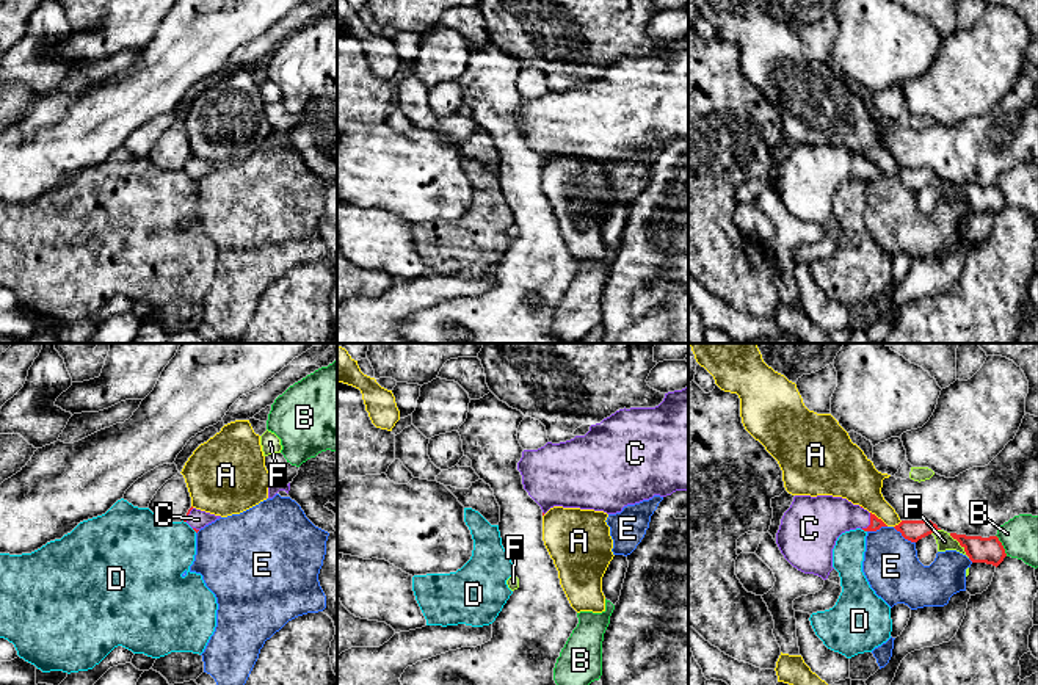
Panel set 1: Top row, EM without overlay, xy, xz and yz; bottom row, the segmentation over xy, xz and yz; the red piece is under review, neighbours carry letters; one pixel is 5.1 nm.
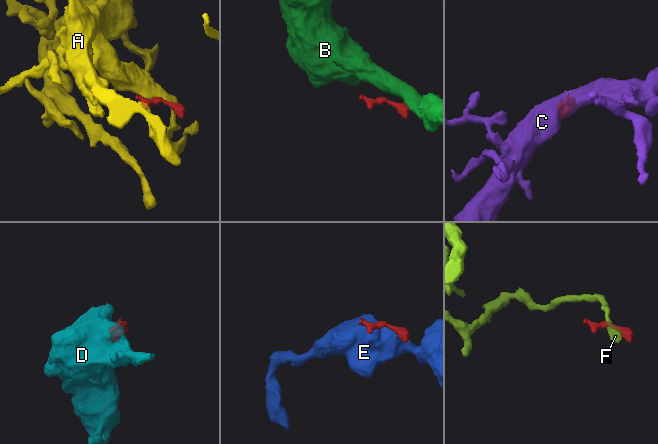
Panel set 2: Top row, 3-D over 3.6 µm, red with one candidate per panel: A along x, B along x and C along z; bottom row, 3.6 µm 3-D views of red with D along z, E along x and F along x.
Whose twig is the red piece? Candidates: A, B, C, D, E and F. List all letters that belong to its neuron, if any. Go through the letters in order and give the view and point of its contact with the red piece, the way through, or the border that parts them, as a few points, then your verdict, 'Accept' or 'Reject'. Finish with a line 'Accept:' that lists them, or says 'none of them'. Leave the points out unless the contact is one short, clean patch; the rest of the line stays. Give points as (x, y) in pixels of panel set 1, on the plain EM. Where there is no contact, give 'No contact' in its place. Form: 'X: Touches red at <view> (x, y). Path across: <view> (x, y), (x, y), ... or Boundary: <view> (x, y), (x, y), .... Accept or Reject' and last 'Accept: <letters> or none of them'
A: Touches red at yz (880, 168). Reject
B: Touches red at yz (1002, 195). Boundary: yz (996, 184), (1007, 204). Reject
C: Touches red at yz (871, 171). Path across: yz (875, 173), (871, 171), (863, 168), (822, 168). Accept
D: Touches red at yz (864, 179). Reject
E: Touches red at yz (903, 185). Reject
F: Touches red at yz (960, 193). Boundary: yz (949, 182), (969, 206). Reject
Accept: C

